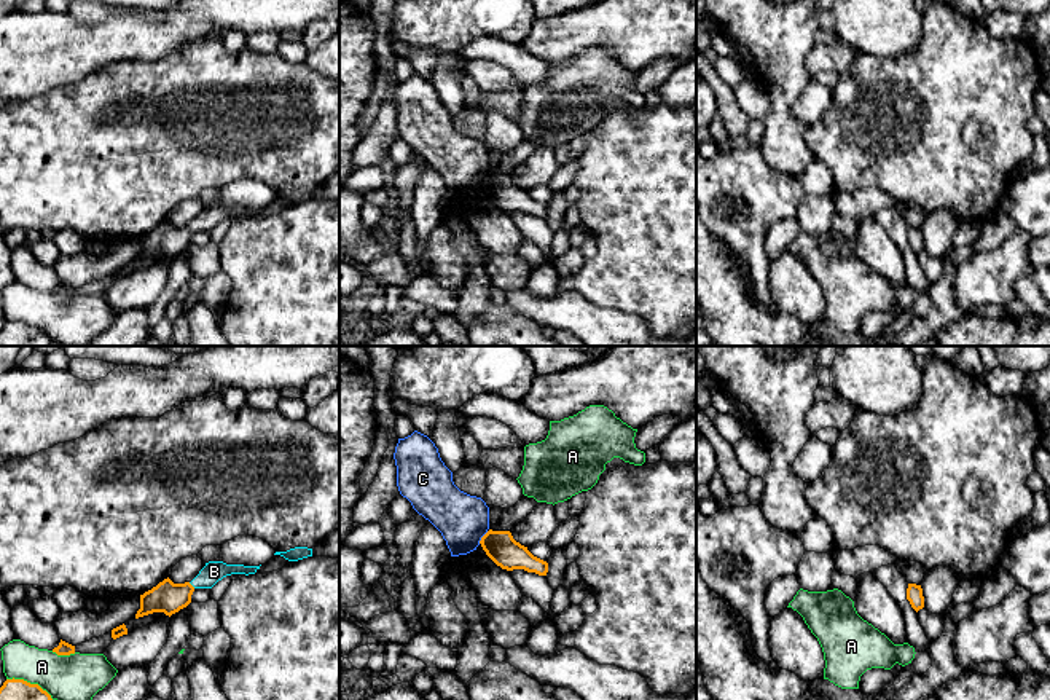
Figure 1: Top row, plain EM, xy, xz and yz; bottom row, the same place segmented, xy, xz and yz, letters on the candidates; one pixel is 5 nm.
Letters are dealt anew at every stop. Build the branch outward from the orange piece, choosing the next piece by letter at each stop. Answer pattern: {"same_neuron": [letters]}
{"same_neuron": ["B"]}

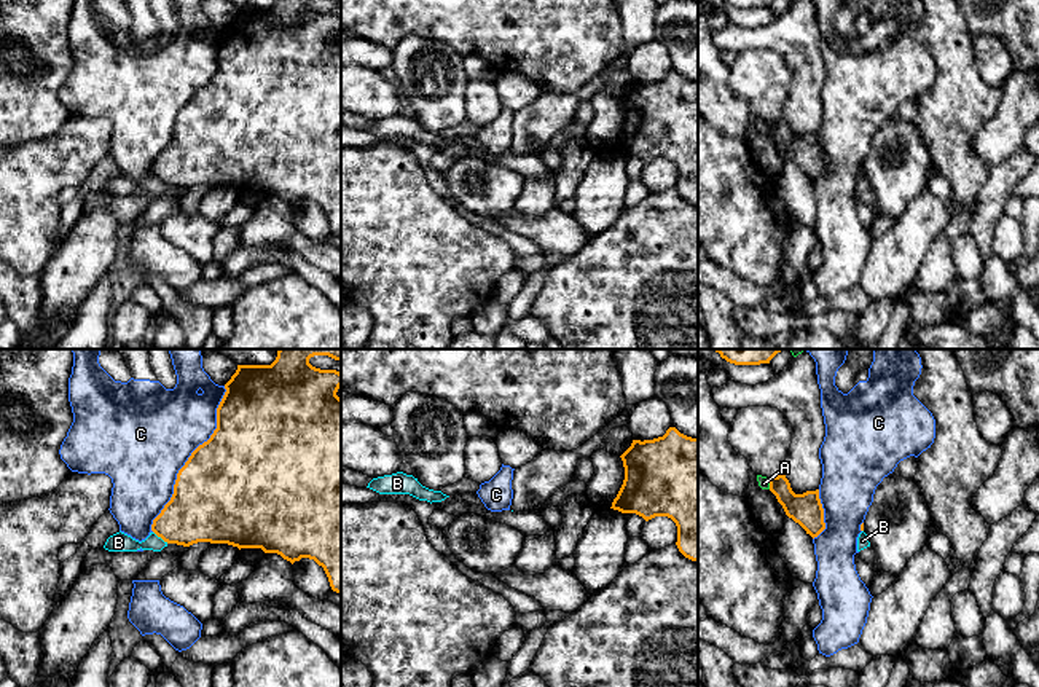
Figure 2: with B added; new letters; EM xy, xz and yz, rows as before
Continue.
{"same_neuron": []}

